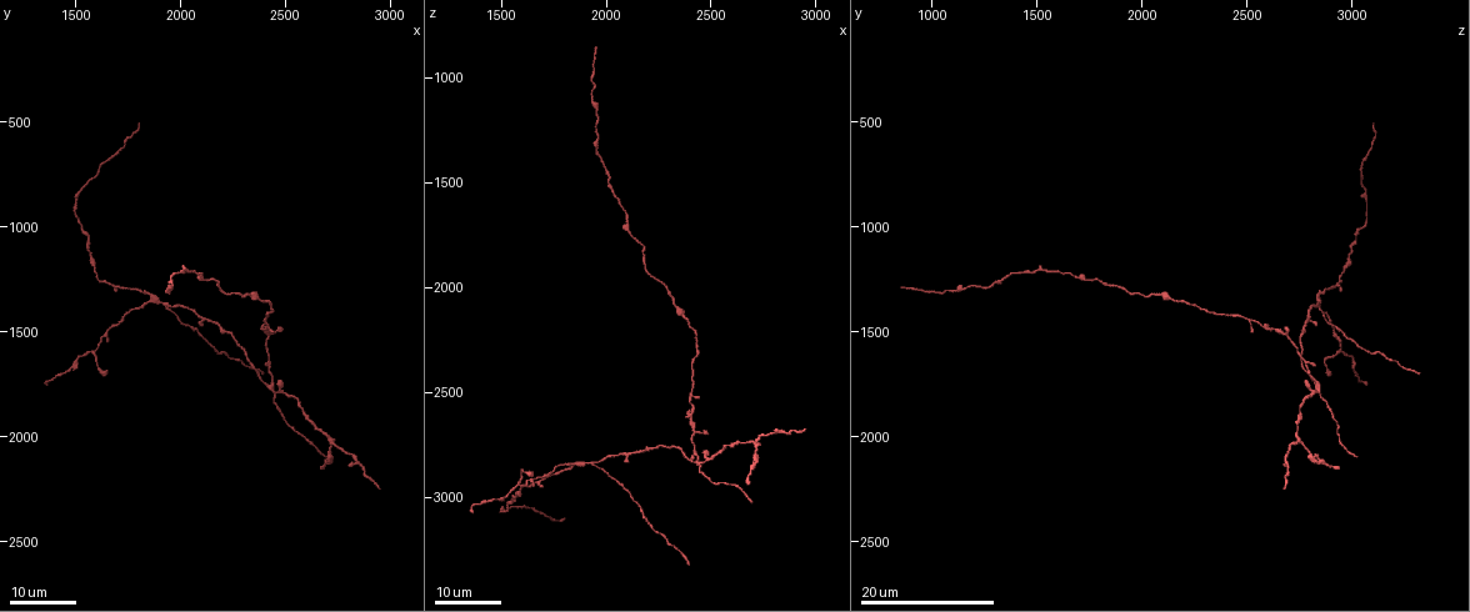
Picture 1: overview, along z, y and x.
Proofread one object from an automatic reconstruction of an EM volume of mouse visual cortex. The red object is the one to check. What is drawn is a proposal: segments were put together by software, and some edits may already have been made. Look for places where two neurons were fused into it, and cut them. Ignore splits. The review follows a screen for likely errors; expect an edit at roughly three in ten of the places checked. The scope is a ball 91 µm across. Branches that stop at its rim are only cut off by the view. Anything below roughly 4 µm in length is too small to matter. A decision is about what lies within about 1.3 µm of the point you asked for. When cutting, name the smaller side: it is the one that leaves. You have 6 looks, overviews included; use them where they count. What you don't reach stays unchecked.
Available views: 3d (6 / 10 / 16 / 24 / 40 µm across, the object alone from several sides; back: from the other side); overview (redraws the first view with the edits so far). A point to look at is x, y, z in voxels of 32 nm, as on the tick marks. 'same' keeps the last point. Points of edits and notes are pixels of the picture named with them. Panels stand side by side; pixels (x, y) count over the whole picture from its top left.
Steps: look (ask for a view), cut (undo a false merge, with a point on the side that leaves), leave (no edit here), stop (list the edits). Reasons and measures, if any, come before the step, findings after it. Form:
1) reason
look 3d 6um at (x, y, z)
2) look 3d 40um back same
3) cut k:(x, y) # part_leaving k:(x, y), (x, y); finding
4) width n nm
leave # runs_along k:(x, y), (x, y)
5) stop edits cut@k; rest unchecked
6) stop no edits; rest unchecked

three-way junction
look 3d 24um at (2720, 2020, 2740)

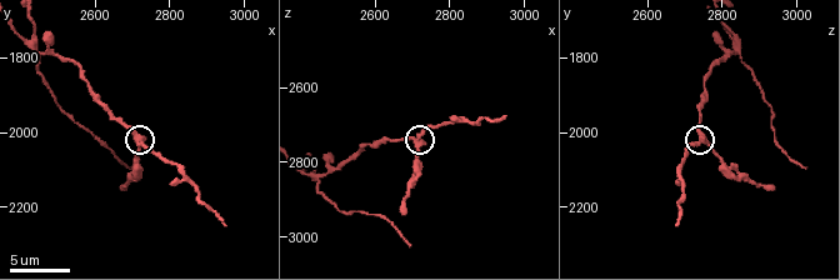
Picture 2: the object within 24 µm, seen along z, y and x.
look 3d 10um at (2710, 2020, 2750)

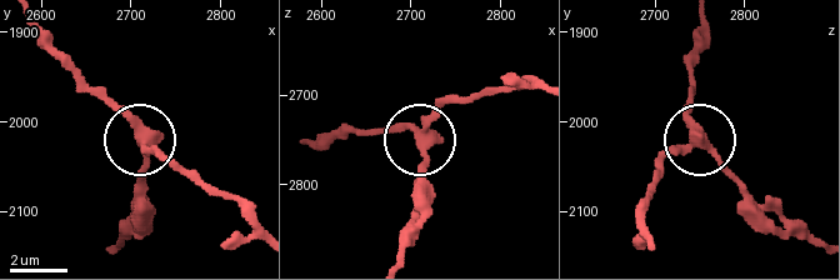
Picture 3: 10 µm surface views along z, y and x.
leave # runs_along 3:(304, 140), (359, 133), (414, 138), (423, 154), (423, 201); one neuron here

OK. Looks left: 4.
four-way junction
look 3d 10um at (2420, 1770, 2830)

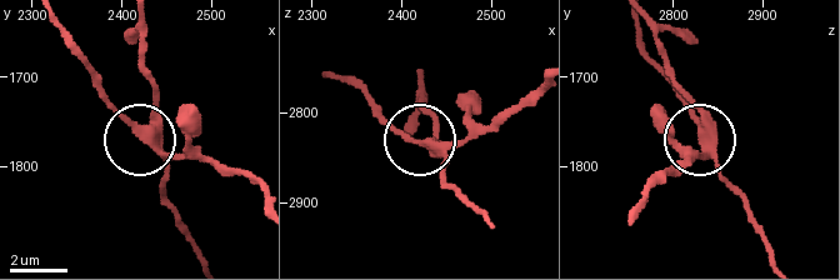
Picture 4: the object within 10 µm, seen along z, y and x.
zoom in
look 3d 6um at (2430, 1770, 2835)

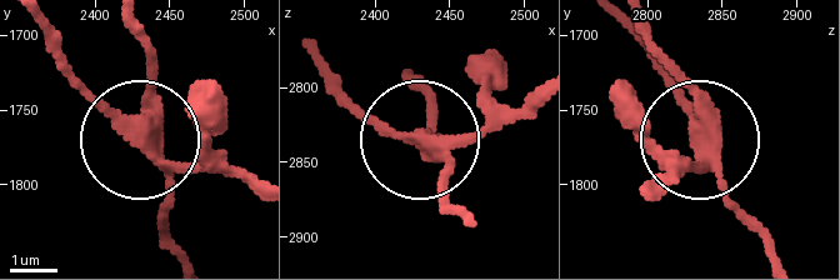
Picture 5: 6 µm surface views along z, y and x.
width 310 nm
cut 5:(149, 68) # part_leaving 5:(145, 126), (134, 23); two neurons meet here

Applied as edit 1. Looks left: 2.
stop edits cut@5; rest unchecked

